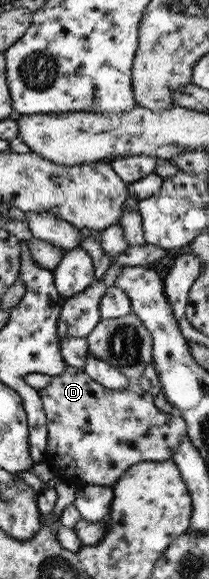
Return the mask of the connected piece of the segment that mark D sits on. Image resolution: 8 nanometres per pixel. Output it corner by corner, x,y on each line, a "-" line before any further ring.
67,365
61,375
51,376
46,388
38,390
46,416
47,445
42,461
49,464
56,480
67,479
77,486
93,484
114,486
125,471
142,461
173,459
173,452
187,437
186,424
177,412
163,413
155,407
154,396
147,393
139,382
129,381
127,388
109,389
89,373

